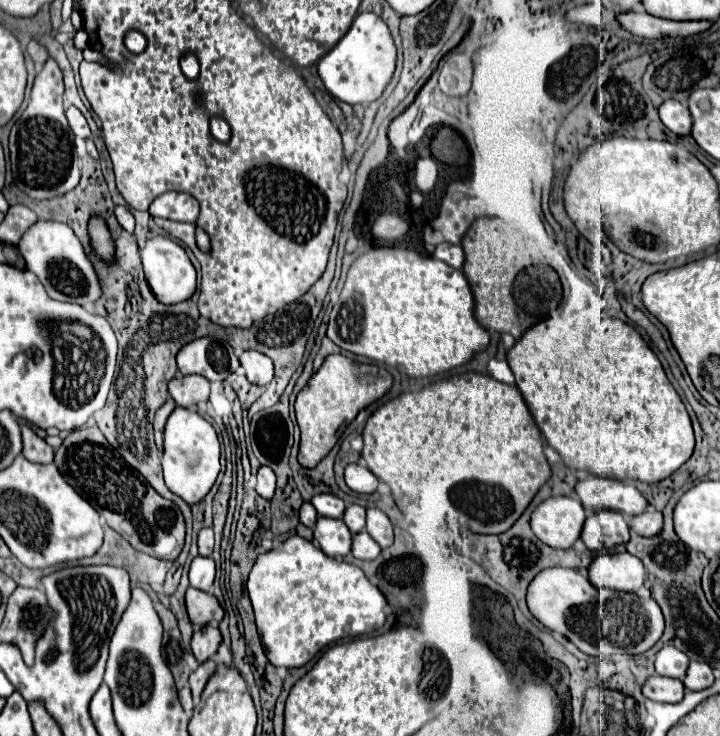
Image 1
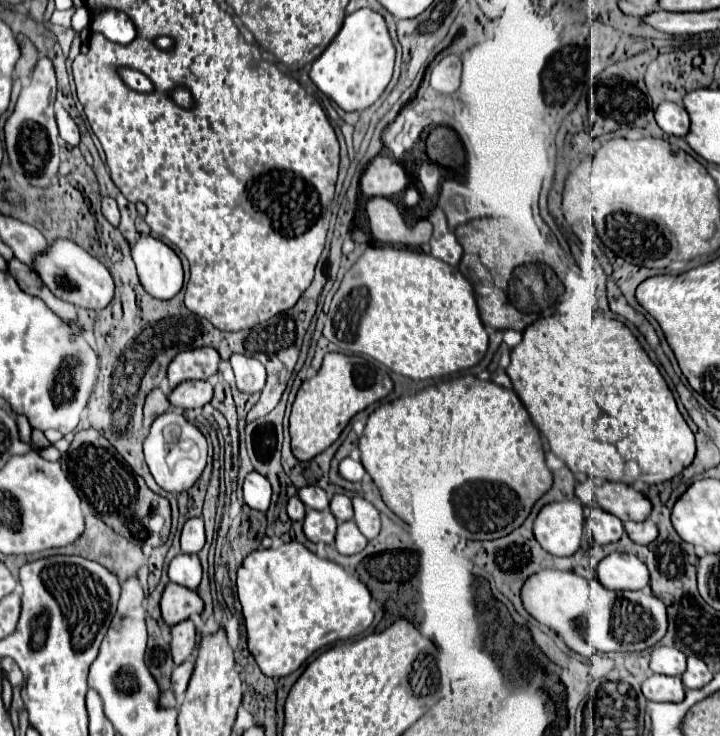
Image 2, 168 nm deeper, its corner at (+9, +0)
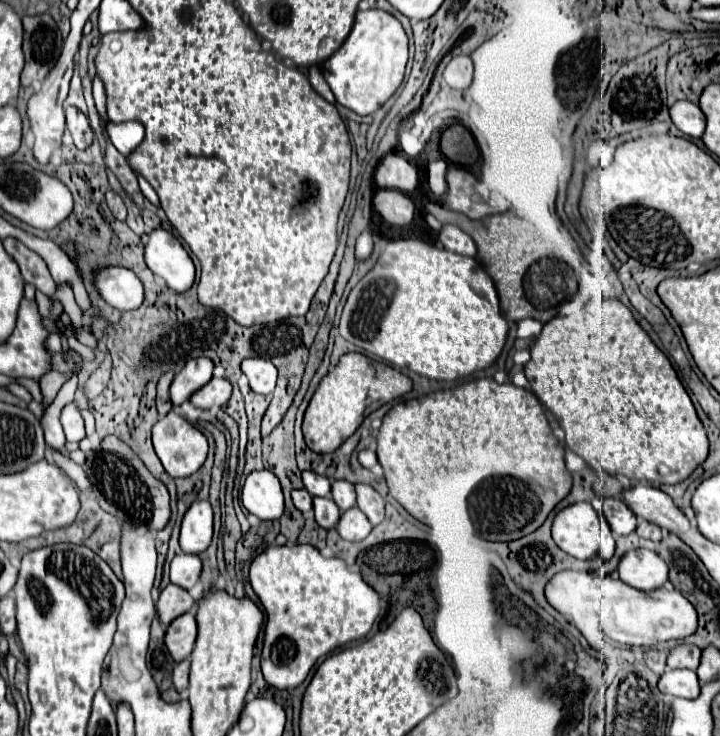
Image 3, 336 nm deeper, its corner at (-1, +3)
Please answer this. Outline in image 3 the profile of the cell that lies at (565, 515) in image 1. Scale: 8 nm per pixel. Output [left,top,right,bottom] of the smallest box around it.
[552,503,600,559]

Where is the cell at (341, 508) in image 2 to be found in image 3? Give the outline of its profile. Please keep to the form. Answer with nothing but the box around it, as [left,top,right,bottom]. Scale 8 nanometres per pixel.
[332,481,356,511]

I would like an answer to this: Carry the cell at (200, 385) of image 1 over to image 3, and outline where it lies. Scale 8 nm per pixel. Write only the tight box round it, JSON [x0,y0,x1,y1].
[190,377,232,409]

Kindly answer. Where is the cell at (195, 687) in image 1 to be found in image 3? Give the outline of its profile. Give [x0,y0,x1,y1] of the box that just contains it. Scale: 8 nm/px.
[174,659,190,697]

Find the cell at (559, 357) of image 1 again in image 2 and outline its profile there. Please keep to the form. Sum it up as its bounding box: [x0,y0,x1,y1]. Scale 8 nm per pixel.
[506,314,696,484]

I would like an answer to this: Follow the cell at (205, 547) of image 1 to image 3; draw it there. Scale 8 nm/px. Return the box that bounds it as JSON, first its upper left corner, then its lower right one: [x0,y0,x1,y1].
[180,501,212,553]

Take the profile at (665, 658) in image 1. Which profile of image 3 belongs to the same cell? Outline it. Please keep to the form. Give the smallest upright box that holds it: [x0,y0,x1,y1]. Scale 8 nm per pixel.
[668,643,700,671]

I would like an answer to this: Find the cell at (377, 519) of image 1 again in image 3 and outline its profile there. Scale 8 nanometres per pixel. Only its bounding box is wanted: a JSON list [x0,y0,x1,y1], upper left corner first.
[356,483,386,525]

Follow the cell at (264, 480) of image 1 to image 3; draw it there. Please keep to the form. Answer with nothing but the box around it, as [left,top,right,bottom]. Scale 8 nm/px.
[242,471,284,519]

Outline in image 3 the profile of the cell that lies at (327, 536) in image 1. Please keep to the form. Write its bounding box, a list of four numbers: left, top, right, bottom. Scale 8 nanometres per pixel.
[314,497,340,531]

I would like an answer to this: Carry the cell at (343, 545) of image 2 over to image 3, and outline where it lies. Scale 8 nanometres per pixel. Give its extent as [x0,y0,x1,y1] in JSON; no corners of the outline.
[336,507,372,541]

